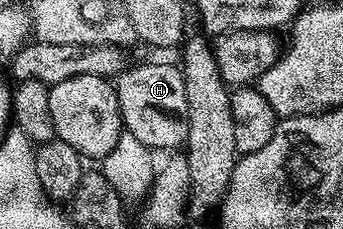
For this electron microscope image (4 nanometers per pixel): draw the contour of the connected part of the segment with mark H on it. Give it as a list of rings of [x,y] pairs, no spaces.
[[[140,63],[137,67],[125,66],[124,70],[115,76],[114,86],[125,132],[133,134],[149,149],[158,149],[164,151],[163,153],[183,148],[187,144],[186,85],[184,72],[177,64],[176,67],[172,63]]]

